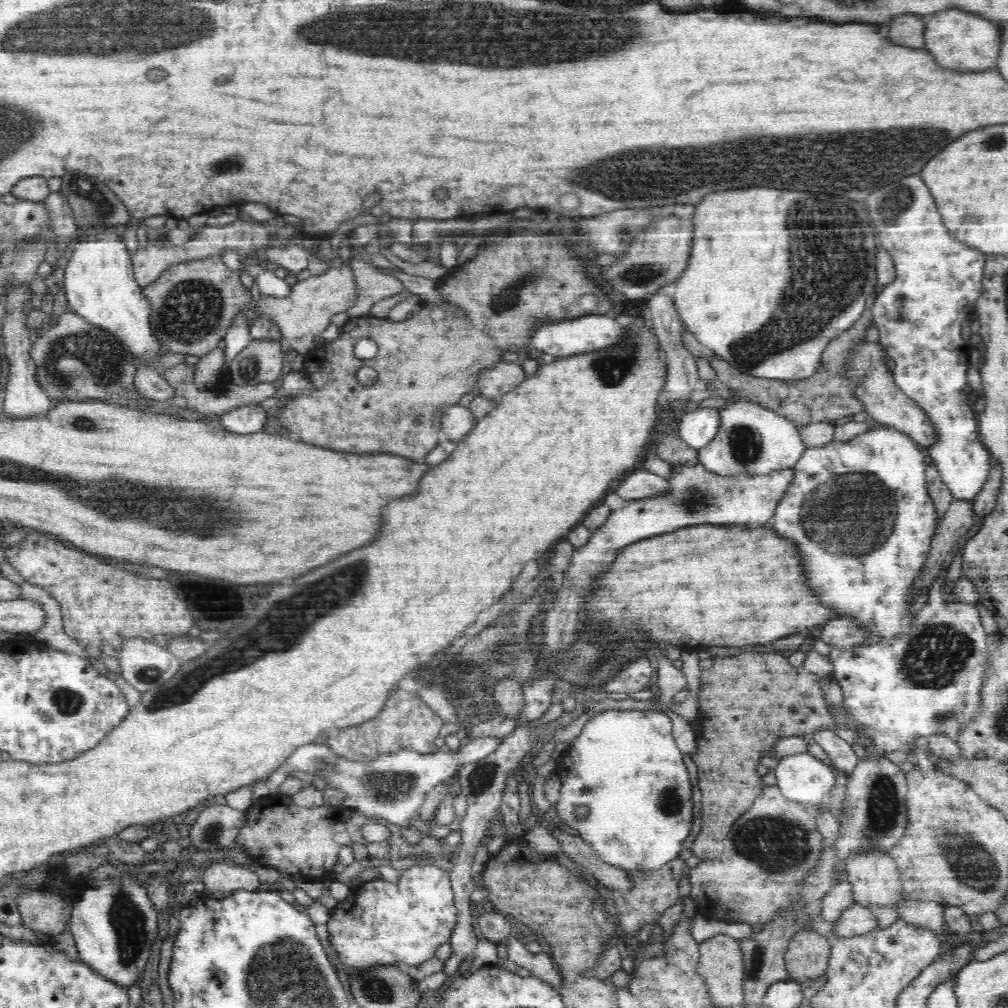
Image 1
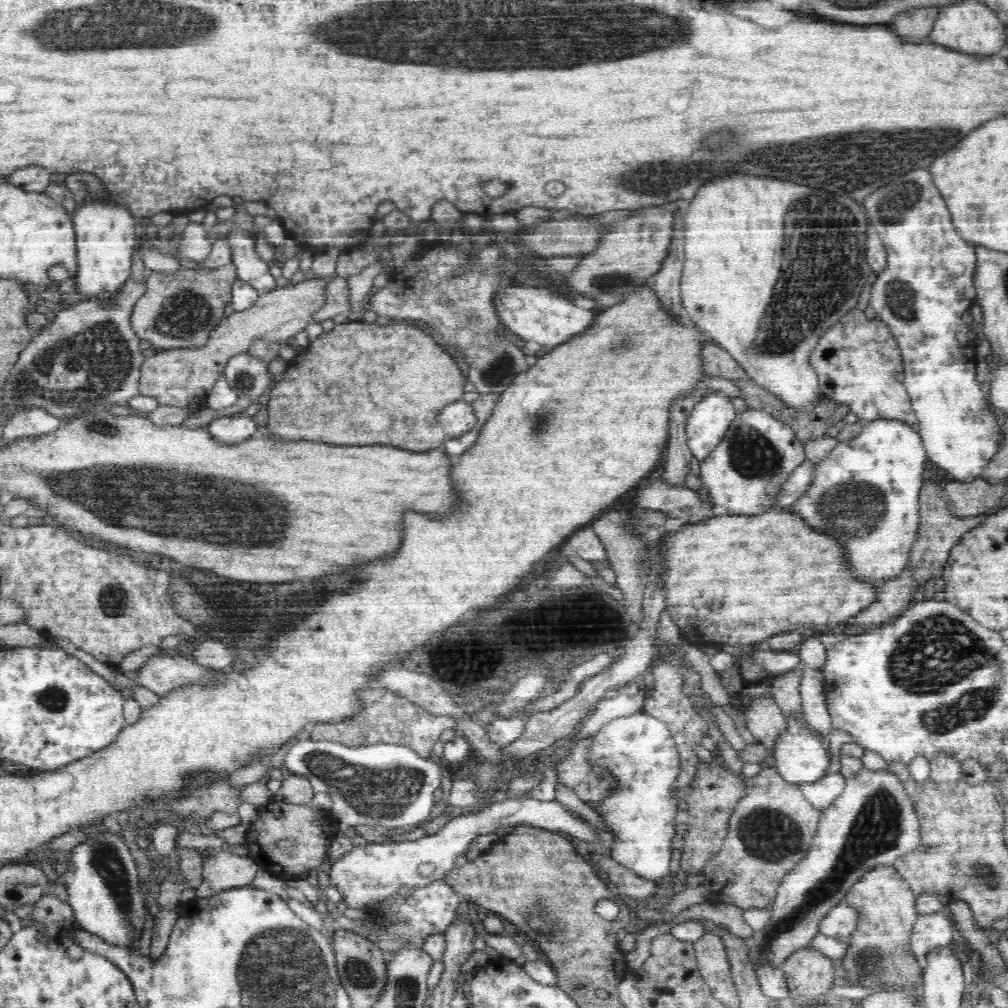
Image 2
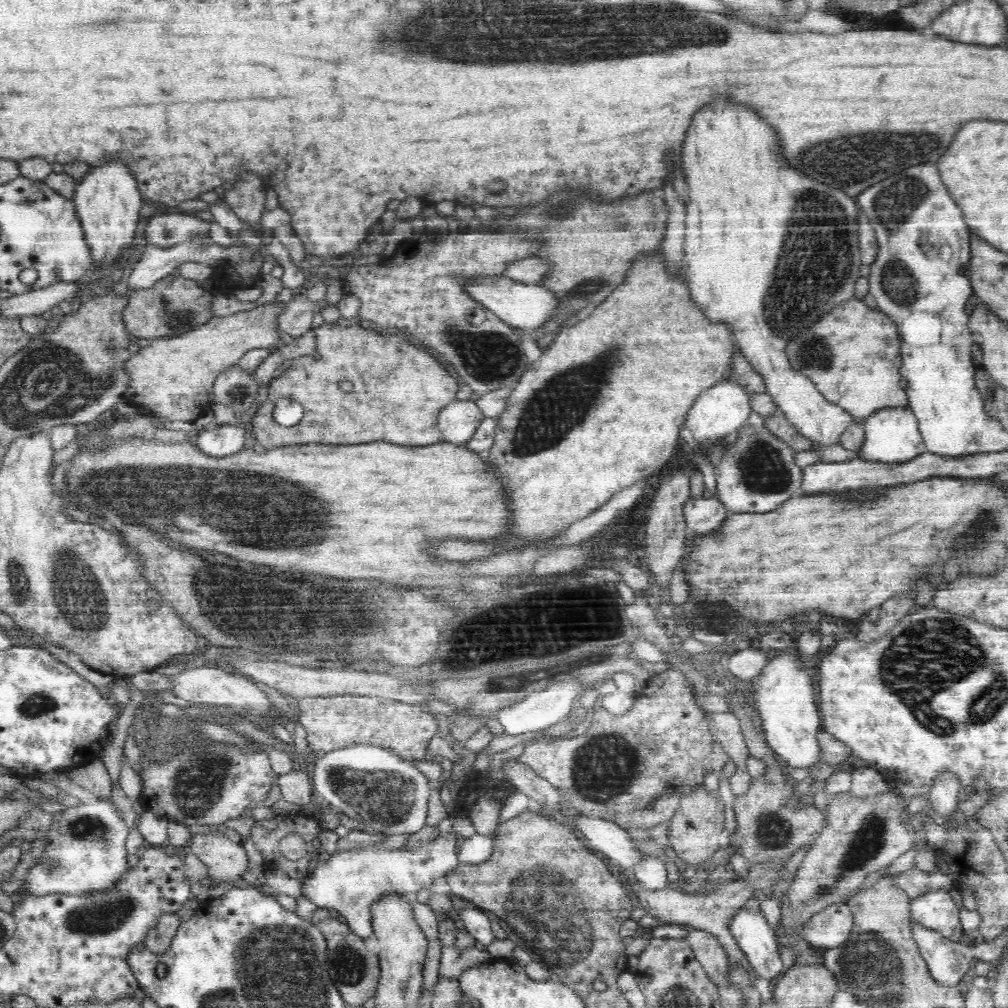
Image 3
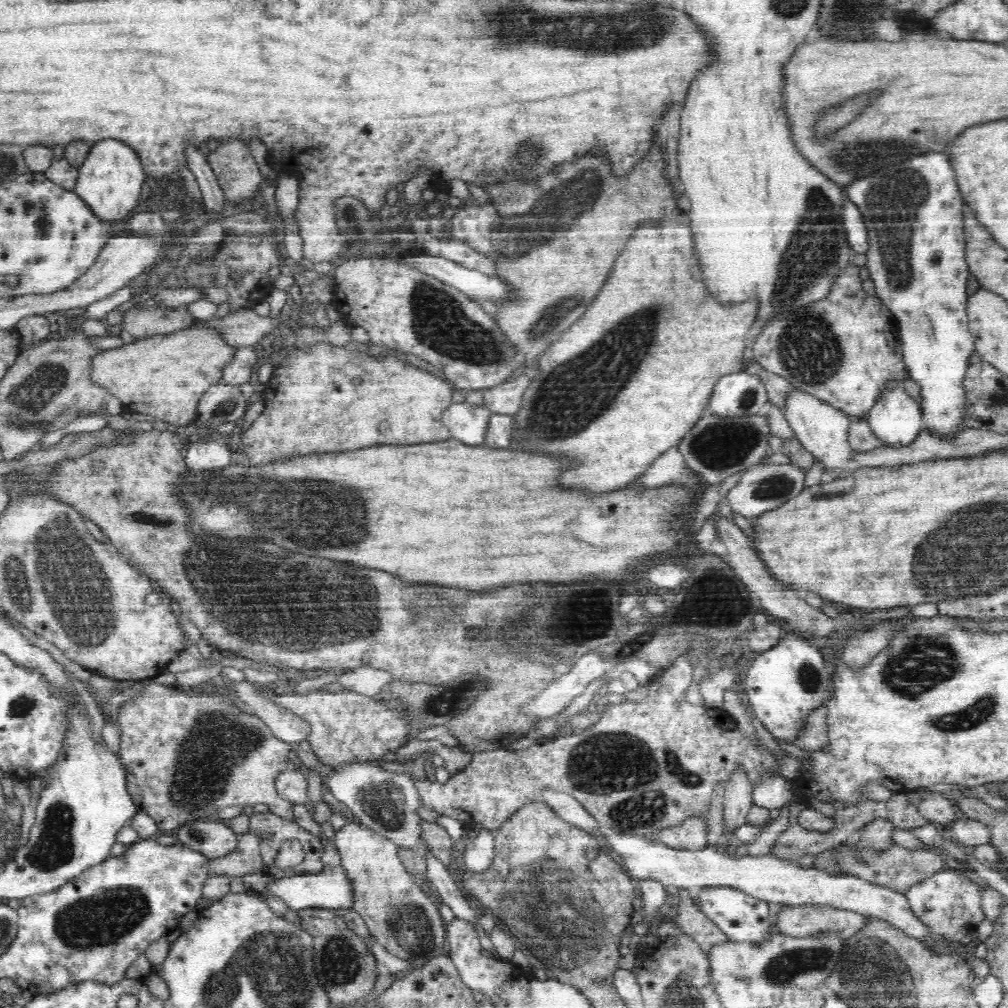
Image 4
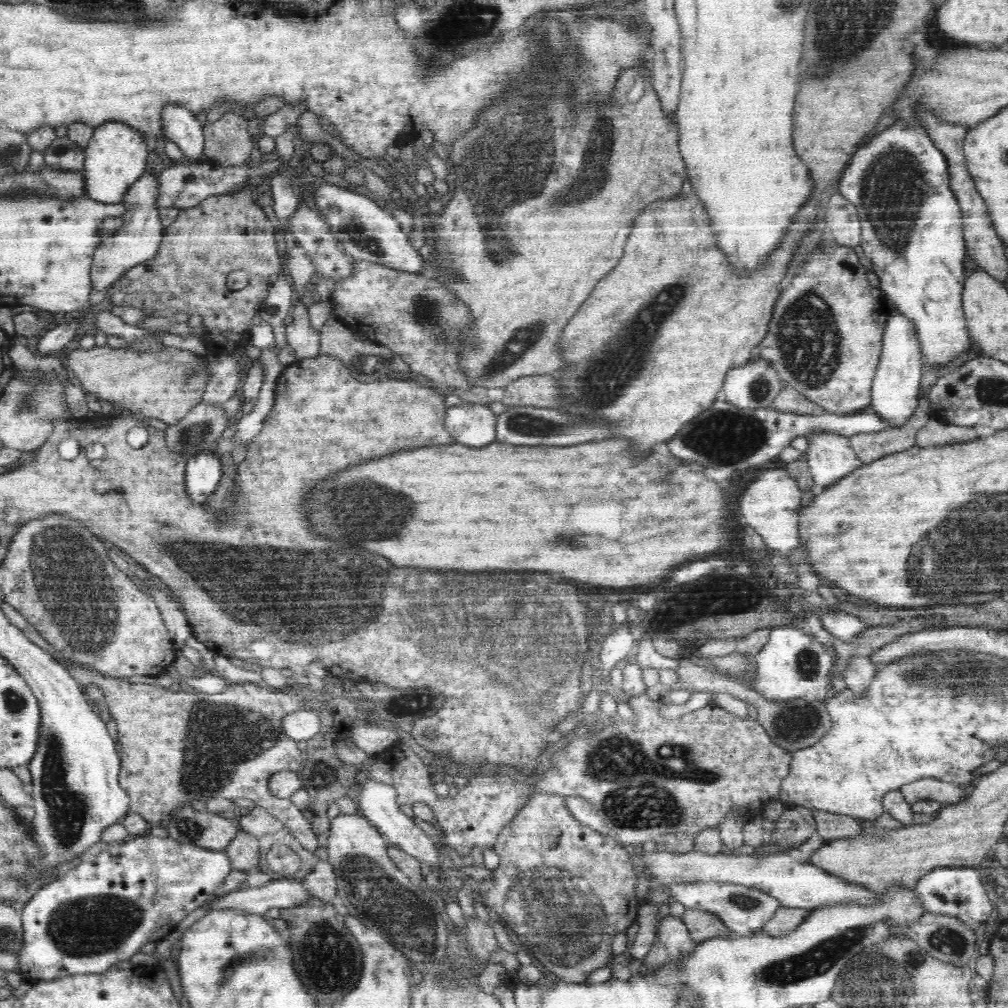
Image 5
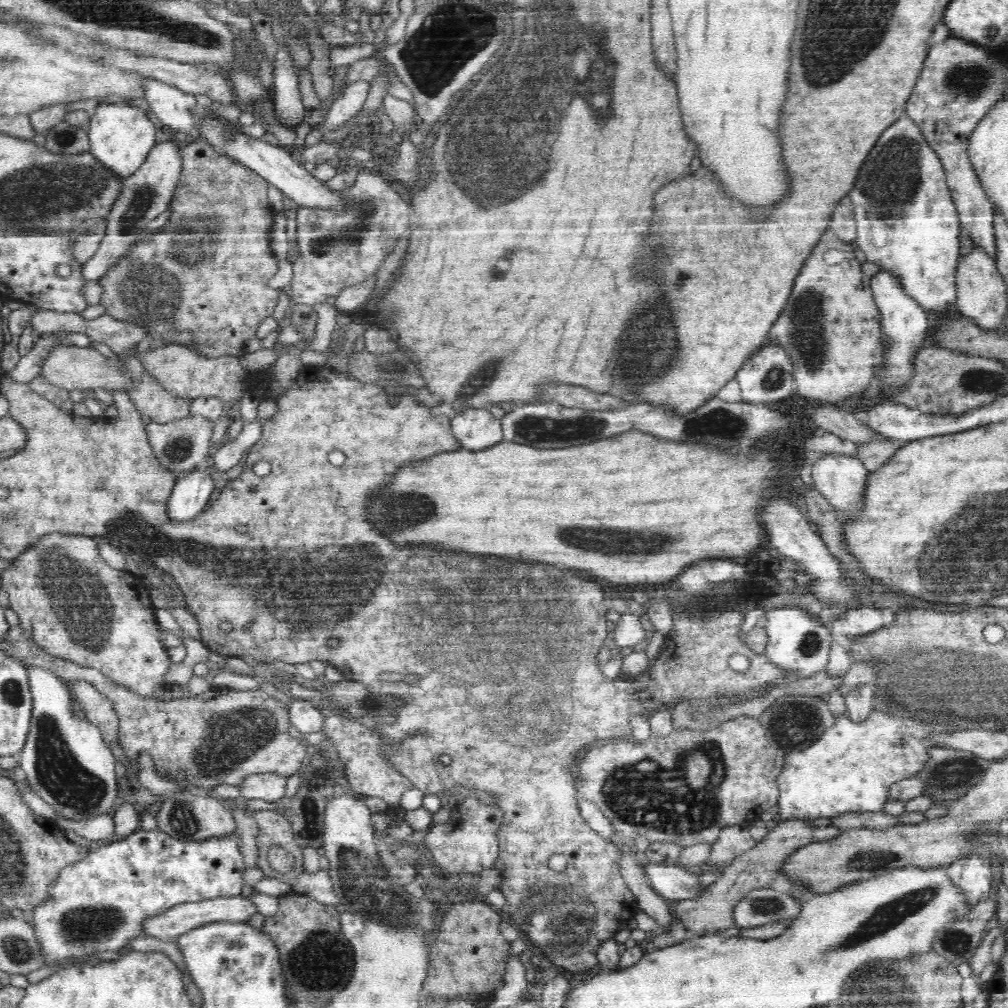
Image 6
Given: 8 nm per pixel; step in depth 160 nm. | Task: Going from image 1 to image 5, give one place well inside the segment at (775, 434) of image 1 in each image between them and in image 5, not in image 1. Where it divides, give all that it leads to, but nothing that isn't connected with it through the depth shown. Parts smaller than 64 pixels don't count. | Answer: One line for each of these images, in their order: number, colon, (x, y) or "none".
2: (758, 452)
3: (757, 472)
4: (761, 488)
5: (769, 504)

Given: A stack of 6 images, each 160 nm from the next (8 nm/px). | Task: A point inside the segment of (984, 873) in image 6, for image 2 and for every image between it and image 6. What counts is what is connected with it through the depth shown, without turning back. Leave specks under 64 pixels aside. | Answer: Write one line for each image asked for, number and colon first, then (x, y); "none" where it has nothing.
2: (937, 930)
3: (938, 910)
4: (949, 903)
5: (962, 892)

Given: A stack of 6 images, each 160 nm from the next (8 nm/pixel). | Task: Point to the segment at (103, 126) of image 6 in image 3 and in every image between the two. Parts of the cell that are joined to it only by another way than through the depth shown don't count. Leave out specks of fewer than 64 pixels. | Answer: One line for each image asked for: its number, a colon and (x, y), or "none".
3: (107, 200)
4: (110, 180)
5: (115, 158)

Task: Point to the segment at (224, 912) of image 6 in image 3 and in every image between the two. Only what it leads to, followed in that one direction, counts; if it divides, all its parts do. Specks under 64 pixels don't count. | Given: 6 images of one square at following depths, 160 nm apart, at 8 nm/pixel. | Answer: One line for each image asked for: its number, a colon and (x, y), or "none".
3: (351, 881)
4: (331, 888)
5: (284, 893)

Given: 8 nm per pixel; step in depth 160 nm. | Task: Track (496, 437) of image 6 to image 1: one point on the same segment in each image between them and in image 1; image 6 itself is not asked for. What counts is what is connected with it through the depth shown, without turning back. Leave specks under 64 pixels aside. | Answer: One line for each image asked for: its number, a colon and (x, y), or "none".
1: (457, 421)
2: (456, 418)
3: (457, 421)
4: (467, 421)
5: (473, 425)

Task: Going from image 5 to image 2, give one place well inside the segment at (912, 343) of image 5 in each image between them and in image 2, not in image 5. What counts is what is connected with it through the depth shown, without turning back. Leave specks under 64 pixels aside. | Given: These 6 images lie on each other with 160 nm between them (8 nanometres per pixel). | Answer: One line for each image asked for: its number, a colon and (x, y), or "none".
2: (885, 464)
3: (892, 436)
4: (896, 420)

